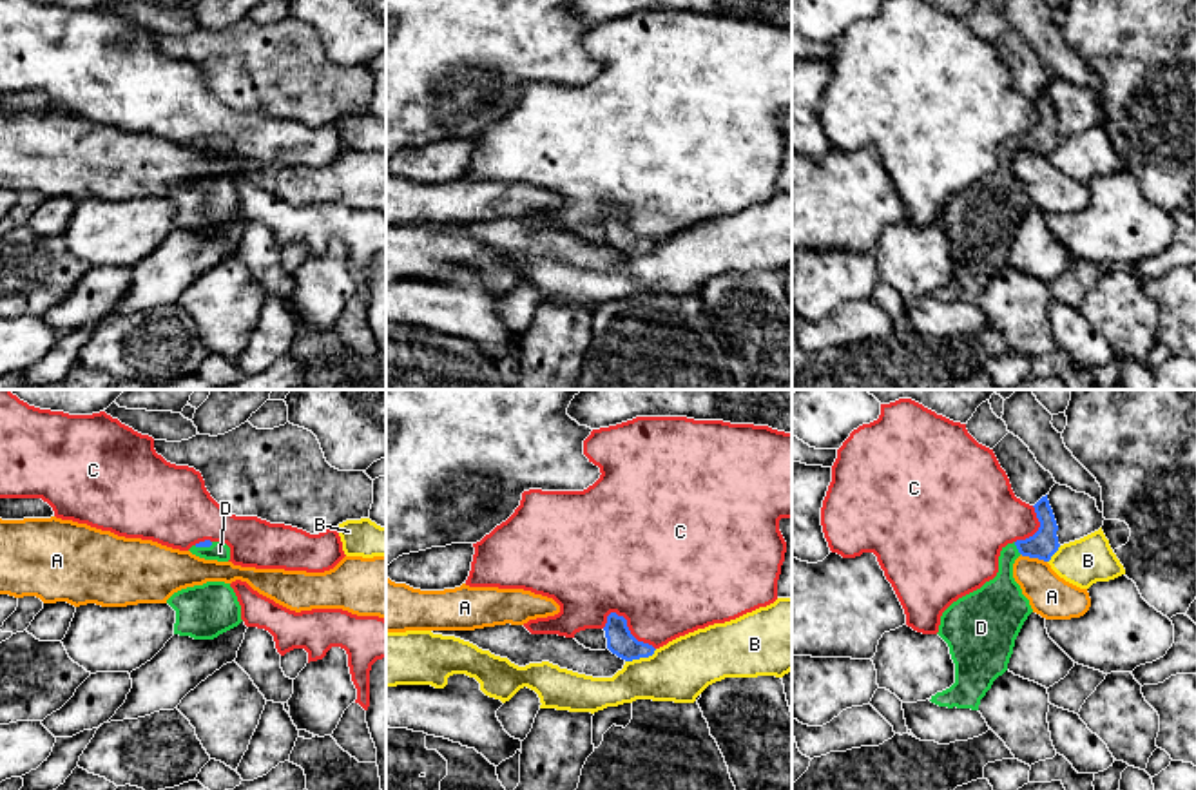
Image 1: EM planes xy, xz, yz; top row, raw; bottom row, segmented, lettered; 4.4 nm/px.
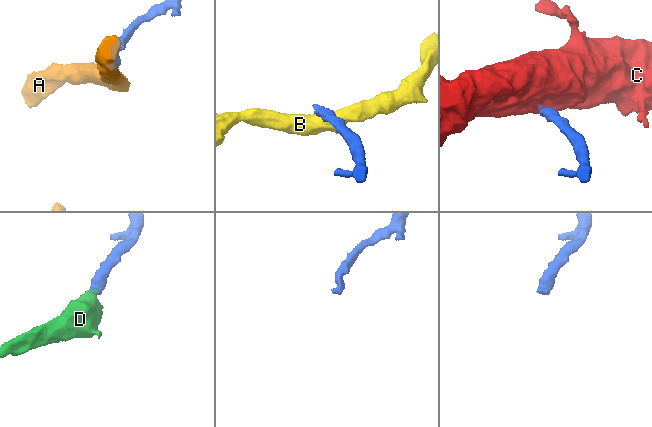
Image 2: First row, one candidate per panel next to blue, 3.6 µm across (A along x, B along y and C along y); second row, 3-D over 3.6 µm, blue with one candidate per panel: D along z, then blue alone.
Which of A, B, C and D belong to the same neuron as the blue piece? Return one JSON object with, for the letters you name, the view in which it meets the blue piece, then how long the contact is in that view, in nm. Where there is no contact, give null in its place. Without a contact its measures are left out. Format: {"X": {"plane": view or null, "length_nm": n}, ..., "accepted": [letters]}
{"D": {"plane": "yz", "length_nm": 70}, "accepted": ["D"]}

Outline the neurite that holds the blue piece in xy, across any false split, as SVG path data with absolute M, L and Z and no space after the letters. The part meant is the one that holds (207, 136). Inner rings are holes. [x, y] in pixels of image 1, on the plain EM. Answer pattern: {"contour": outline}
{"contour": "M205 134L205 136L192 140L188 145L205 154L217 154L217 156L230 154L230 141L223 136Z"}

